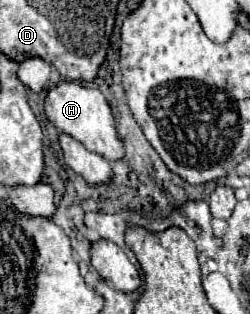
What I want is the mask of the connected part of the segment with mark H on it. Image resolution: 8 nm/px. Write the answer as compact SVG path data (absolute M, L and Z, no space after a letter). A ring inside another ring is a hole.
M59 82L55 88L51 88L47 92L45 114L57 130L73 136L87 150L101 154L105 160L115 162L115 160L121 160L125 156L125 146L117 134L111 106L99 88L83 86L83 84L75 84L75 82Z

